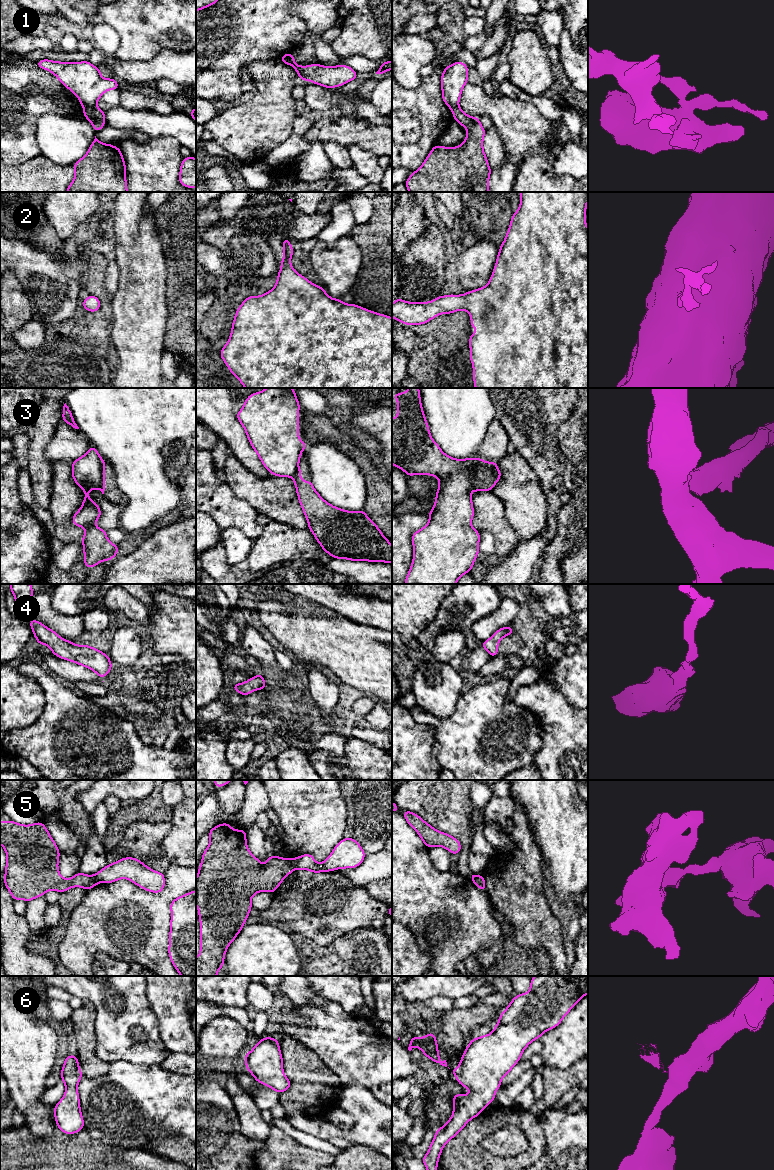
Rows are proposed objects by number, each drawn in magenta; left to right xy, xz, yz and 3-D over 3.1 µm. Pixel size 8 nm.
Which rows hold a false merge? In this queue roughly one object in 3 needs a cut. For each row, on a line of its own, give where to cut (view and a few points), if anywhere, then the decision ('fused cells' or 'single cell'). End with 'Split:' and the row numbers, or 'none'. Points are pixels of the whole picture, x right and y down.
1: cut in xy along (95, 105), (84, 107); fused cells
2: no cut; single cell
3: cut in yz along (478, 458), (473, 470), (473, 485), (471, 487); fused cells
4: no cut; single cell
5: cut in xz along (289, 859), (296, 868); fused cells
6: cut in xy along (78, 1068), (82, 1075); fused cells
Split: 1, 3, 5, 6

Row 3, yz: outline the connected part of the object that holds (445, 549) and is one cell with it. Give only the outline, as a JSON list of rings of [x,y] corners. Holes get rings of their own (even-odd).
[[[408,388],[407,394],[403,391],[401,391],[398,395],[393,393],[392,398],[393,397],[397,398],[397,420],[395,421],[394,418],[392,417],[392,464],[393,466],[403,470],[408,475],[408,477],[412,475],[431,475],[431,476],[437,477],[439,480],[439,487],[438,487],[438,490],[436,491],[435,505],[433,506],[432,510],[428,513],[429,522],[427,523],[426,526],[416,531],[411,536],[411,541],[413,543],[413,561],[409,569],[409,572],[406,576],[405,584],[456,584],[456,582],[462,575],[470,572],[470,570],[474,565],[475,559],[479,554],[480,534],[479,534],[479,531],[477,531],[471,526],[471,522],[474,517],[474,508],[472,504],[472,495],[470,493],[470,490],[473,486],[473,479],[474,479],[473,470],[477,463],[478,458],[470,457],[467,459],[454,459],[446,455],[441,450],[439,445],[431,437],[431,434],[429,431],[429,425],[426,421],[425,414],[423,412],[423,408],[421,405],[419,388]]]

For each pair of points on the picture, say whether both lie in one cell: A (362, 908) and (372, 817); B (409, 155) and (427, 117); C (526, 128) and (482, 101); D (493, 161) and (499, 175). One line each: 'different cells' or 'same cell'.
A: same cell
B: same cell
C: same cell
D: different cells

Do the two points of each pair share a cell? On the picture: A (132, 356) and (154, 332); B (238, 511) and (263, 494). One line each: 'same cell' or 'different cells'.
A: same cell
B: different cells

